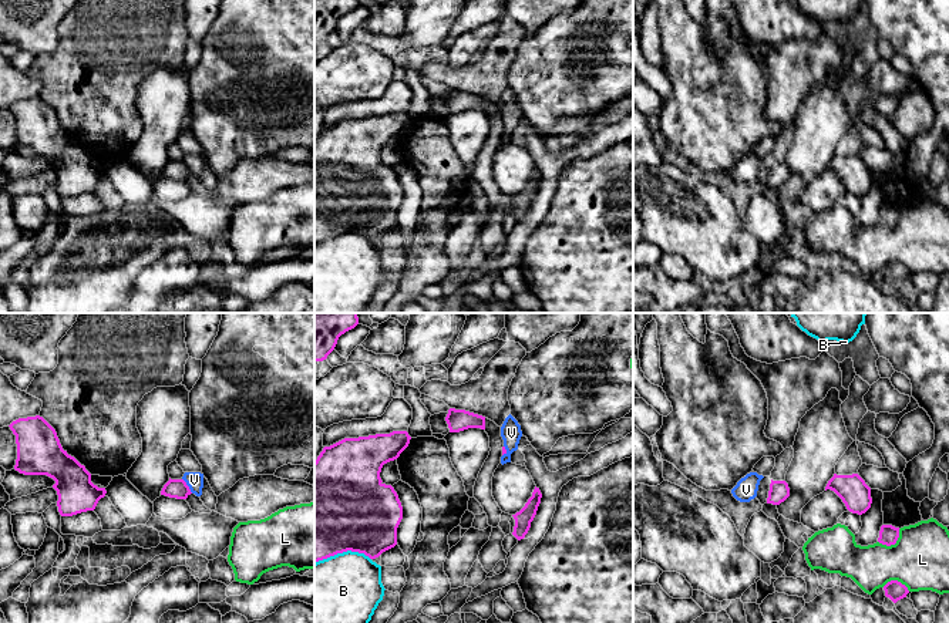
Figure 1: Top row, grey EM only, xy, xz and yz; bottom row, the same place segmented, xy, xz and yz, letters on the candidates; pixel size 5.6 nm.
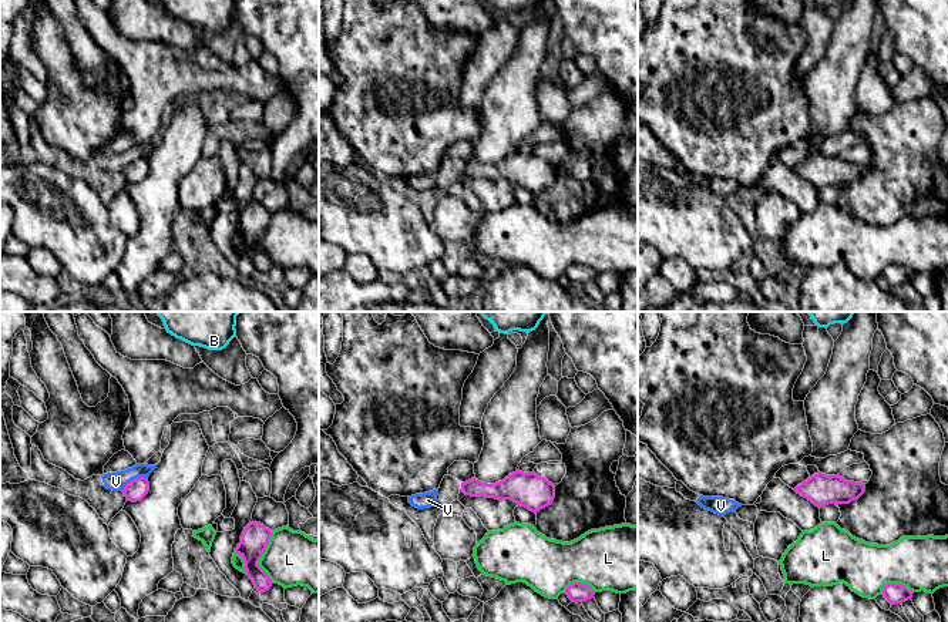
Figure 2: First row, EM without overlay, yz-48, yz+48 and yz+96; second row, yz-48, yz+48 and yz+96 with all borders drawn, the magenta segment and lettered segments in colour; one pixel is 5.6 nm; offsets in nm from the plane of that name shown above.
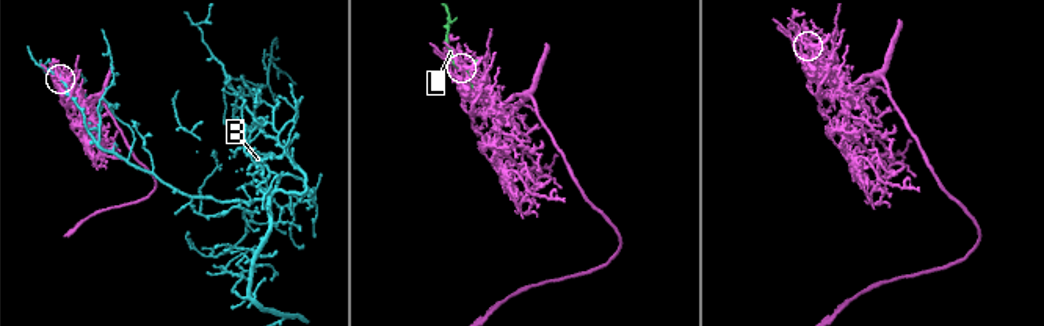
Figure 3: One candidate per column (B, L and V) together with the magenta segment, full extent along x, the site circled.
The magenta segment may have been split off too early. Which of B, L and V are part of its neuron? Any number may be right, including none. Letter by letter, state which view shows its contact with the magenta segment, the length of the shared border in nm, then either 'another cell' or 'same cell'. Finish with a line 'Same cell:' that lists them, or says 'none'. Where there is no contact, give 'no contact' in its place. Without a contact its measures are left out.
B: xz | 320 nm | another cell
L: yz | 150 nm | another cell
V: xy | 110 nm | another cell
Same cell: none

